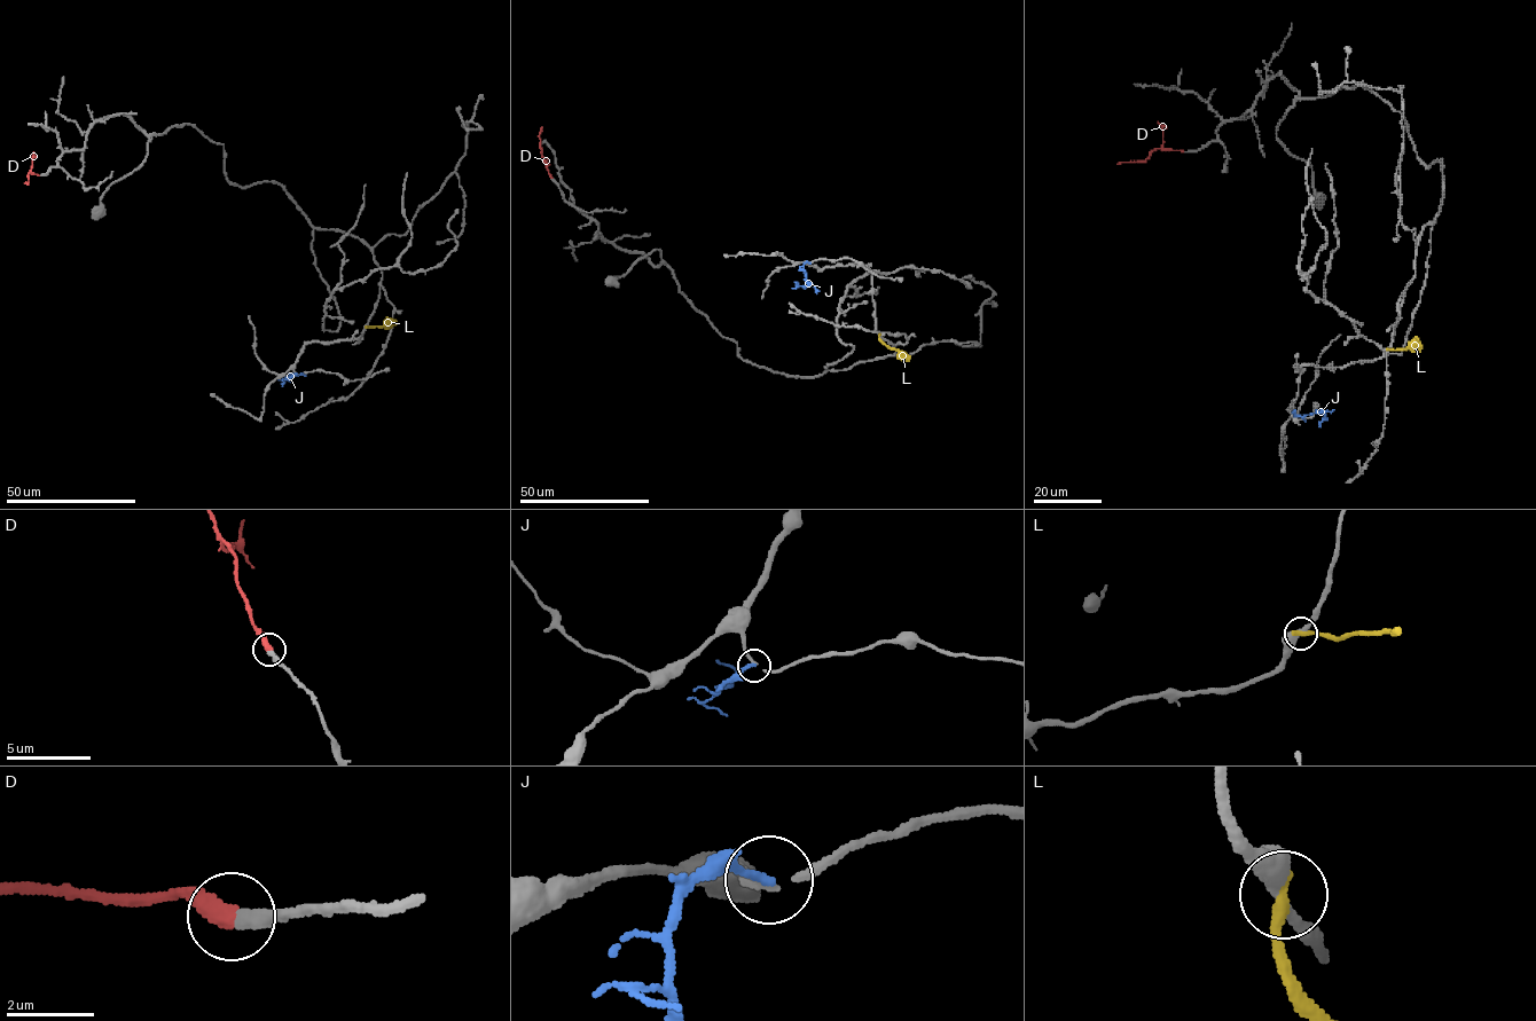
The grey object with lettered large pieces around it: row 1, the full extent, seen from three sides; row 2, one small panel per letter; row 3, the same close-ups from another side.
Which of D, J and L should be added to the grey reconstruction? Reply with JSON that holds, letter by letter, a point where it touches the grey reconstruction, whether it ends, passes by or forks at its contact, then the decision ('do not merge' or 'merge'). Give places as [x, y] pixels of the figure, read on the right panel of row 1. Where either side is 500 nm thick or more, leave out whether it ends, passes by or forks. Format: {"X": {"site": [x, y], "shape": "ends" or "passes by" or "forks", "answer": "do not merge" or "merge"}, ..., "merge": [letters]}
{"D": {"site": [1183, 151], "shape": "ends", "answer": "merge"}, "J": {"site": [1294, 410], "shape": "ends", "answer": "do not merge"}, "L": {"site": [1387, 348], "shape": "ends", "answer": "do not merge"}, "merge": ["D"]}

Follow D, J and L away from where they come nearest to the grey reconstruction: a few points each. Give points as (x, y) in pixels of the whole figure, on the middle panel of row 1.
D: (551, 178), (541, 152), (541, 127)
J: (809, 262), (802, 265), (807, 285), (796, 283)
L: (879, 335), (887, 346), (910, 358)

